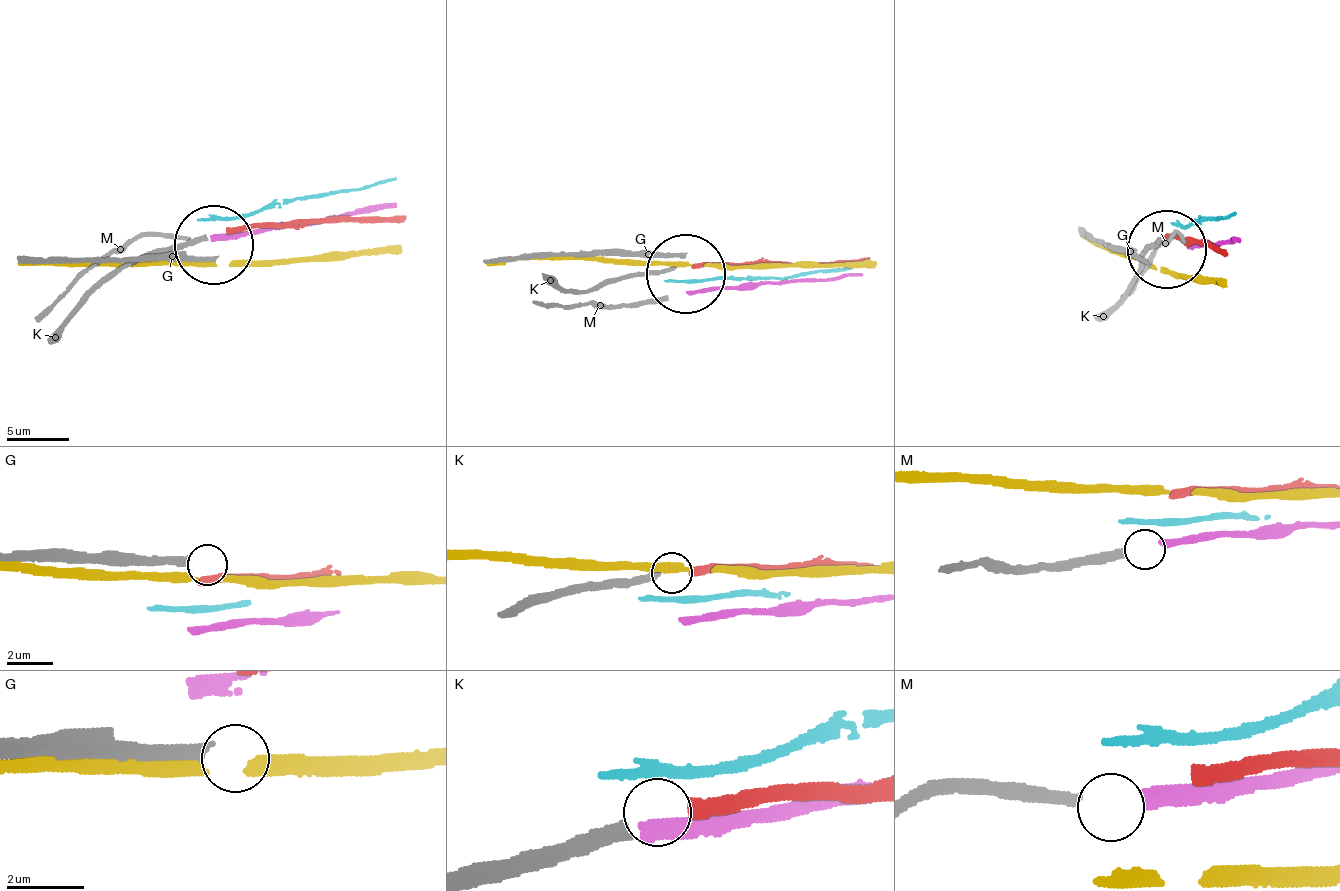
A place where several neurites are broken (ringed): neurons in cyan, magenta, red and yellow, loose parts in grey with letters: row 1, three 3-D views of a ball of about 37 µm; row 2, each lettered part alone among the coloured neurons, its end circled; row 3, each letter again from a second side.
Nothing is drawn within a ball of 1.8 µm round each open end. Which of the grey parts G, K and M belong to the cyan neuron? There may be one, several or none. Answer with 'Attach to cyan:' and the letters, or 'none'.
Attach to cyan: none

